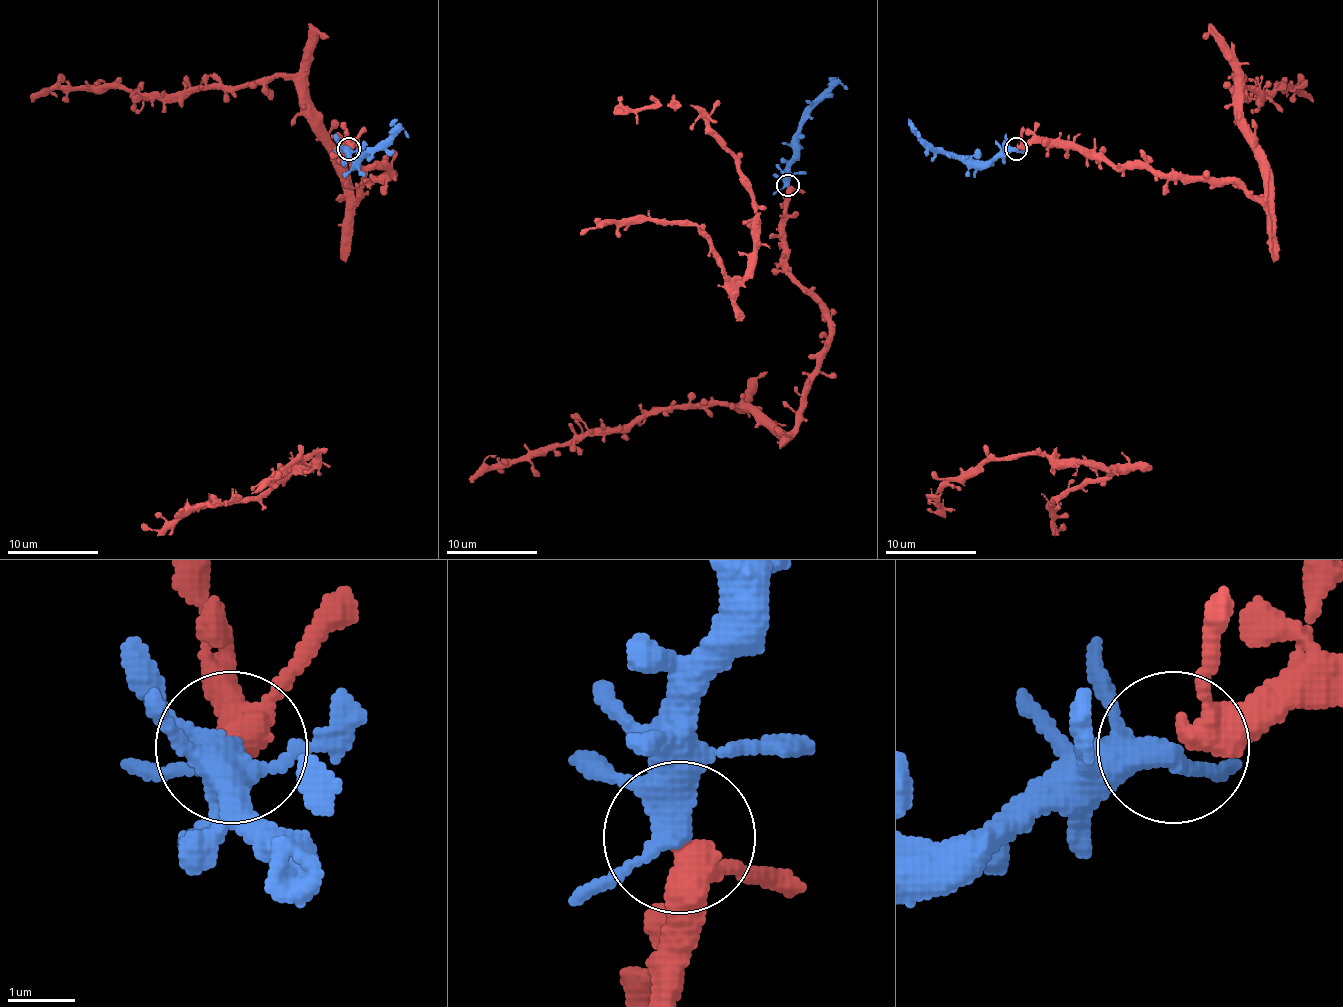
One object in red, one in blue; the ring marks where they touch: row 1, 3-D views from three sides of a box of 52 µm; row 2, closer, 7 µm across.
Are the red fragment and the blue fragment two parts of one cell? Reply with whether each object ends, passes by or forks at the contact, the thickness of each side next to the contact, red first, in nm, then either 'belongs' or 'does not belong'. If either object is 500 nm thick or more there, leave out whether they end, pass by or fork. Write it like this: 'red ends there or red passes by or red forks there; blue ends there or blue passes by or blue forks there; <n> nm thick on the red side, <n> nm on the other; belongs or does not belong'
red passes by; blue forks there; 400 nm thick on the red side, 320 nm on the other; belongs

